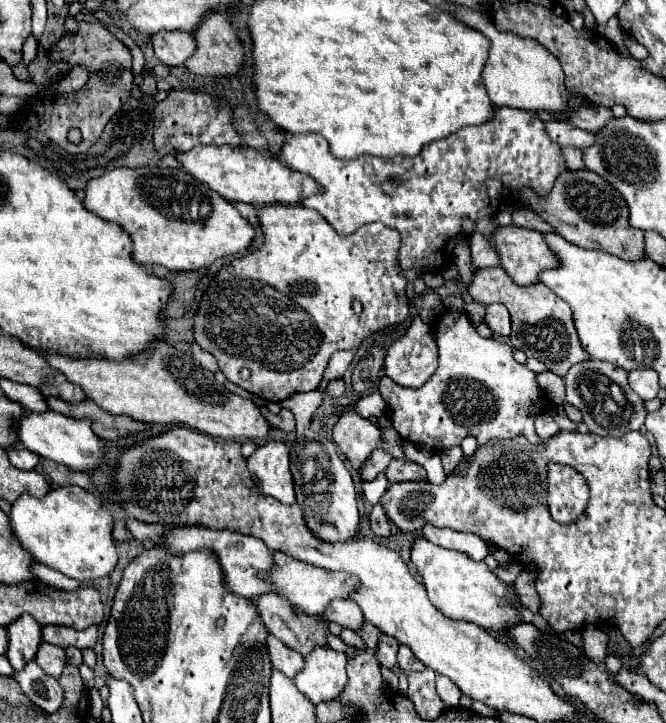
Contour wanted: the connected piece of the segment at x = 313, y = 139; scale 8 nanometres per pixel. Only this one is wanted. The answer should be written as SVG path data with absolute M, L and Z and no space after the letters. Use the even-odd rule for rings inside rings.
M496 108L494 120L480 126L464 126L458 132L450 134L448 138L430 142L418 156L396 156L396 158L378 158L378 156L358 156L354 160L342 160L332 156L328 140L316 134L300 136L300 134L288 134L280 162L300 170L308 176L312 176L316 182L324 184L324 194L310 196L304 200L306 208L318 210L328 224L342 236L348 236L356 232L360 226L370 222L382 222L386 226L392 226L402 236L400 246L400 266L404 270L432 270L442 264L448 266L452 260L453 251L462 238L466 238L466 232L462 230L462 220L478 220L484 216L496 214L502 200L508 200L516 196L516 192L530 188L540 198L546 196L556 178L566 172L566 162L562 158L562 148L550 140L546 134L544 122L530 112L520 112L514 108Z

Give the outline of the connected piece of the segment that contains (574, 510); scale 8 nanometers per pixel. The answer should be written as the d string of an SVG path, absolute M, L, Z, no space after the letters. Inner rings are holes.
M548 464L548 500L546 506L556 522L572 522L588 504L588 484L584 478L564 464Z

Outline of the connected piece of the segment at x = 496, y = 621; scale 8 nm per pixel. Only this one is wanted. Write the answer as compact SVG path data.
M418 538L412 544L412 562L422 576L428 598L440 608L440 612L446 612L446 616L474 622L492 632L502 632L504 628L508 630L522 622L522 616L514 606L514 602L520 600L514 586L502 582L484 562L468 560L462 552L440 548L424 538Z

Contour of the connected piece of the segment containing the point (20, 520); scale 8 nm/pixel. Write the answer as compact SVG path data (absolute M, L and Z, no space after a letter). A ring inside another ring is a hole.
M80 486L52 488L44 498L22 494L10 512L10 522L22 546L32 552L34 560L46 564L74 580L94 580L108 576L118 560L112 536L114 518L102 502Z

